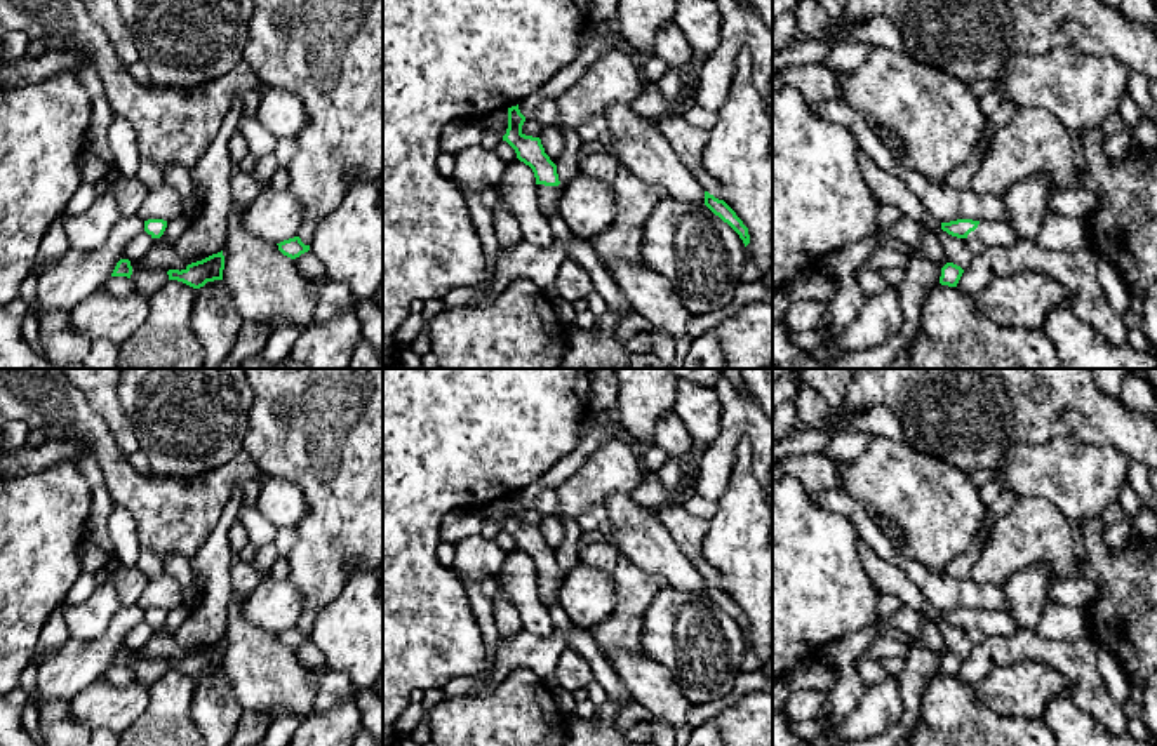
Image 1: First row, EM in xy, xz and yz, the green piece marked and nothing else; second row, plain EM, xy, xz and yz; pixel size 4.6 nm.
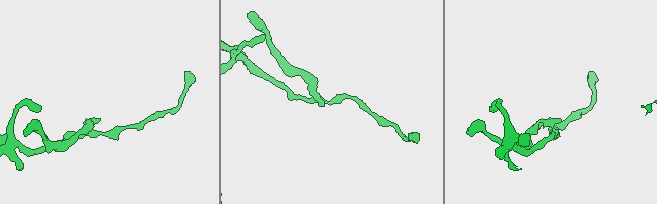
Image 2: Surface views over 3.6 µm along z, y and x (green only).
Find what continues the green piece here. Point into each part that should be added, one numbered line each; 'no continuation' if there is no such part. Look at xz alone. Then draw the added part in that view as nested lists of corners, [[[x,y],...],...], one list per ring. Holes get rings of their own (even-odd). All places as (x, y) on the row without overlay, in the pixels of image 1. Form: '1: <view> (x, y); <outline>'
1: xz (548, 586); [[[536,574],[538,579],[538,595],[543,605],[548,609],[550,603],[558,600],[558,589],[562,586],[564,576],[545,576],[545,574]]]

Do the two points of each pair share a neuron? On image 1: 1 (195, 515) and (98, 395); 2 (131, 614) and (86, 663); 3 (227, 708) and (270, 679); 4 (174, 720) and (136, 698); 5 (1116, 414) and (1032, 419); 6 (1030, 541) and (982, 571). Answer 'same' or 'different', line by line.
1: different
2: same
3: different
4: different
5: same
6: same

